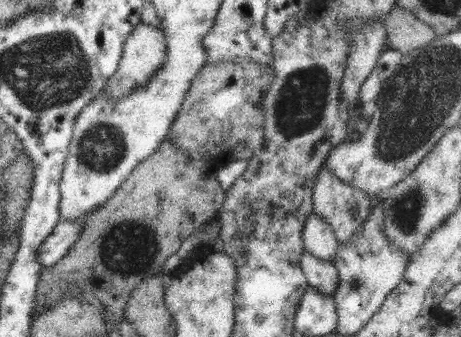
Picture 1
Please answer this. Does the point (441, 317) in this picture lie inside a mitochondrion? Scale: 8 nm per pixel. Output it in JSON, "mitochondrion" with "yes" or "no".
{"mitochondrion":"no"}

